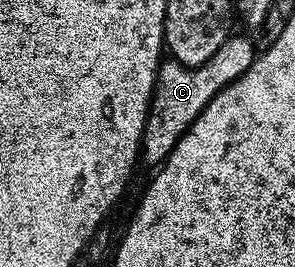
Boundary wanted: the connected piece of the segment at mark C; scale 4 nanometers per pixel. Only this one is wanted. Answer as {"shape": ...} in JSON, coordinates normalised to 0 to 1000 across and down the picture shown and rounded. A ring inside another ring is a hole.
{"shape":[[[790,127],[695,240],[664,255],[634,255],[600,225],[569,217],[553,228],[529,281],[522,337],[515,341],[515,393],[502,404],[502,438],[488,498],[475,521],[485,610],[539,622],[556,596],[590,562],[590,547],[631,502],[631,487],[698,412],[698,397],[766,322],[780,322],[868,225],[871,176],[851,146]]]}

